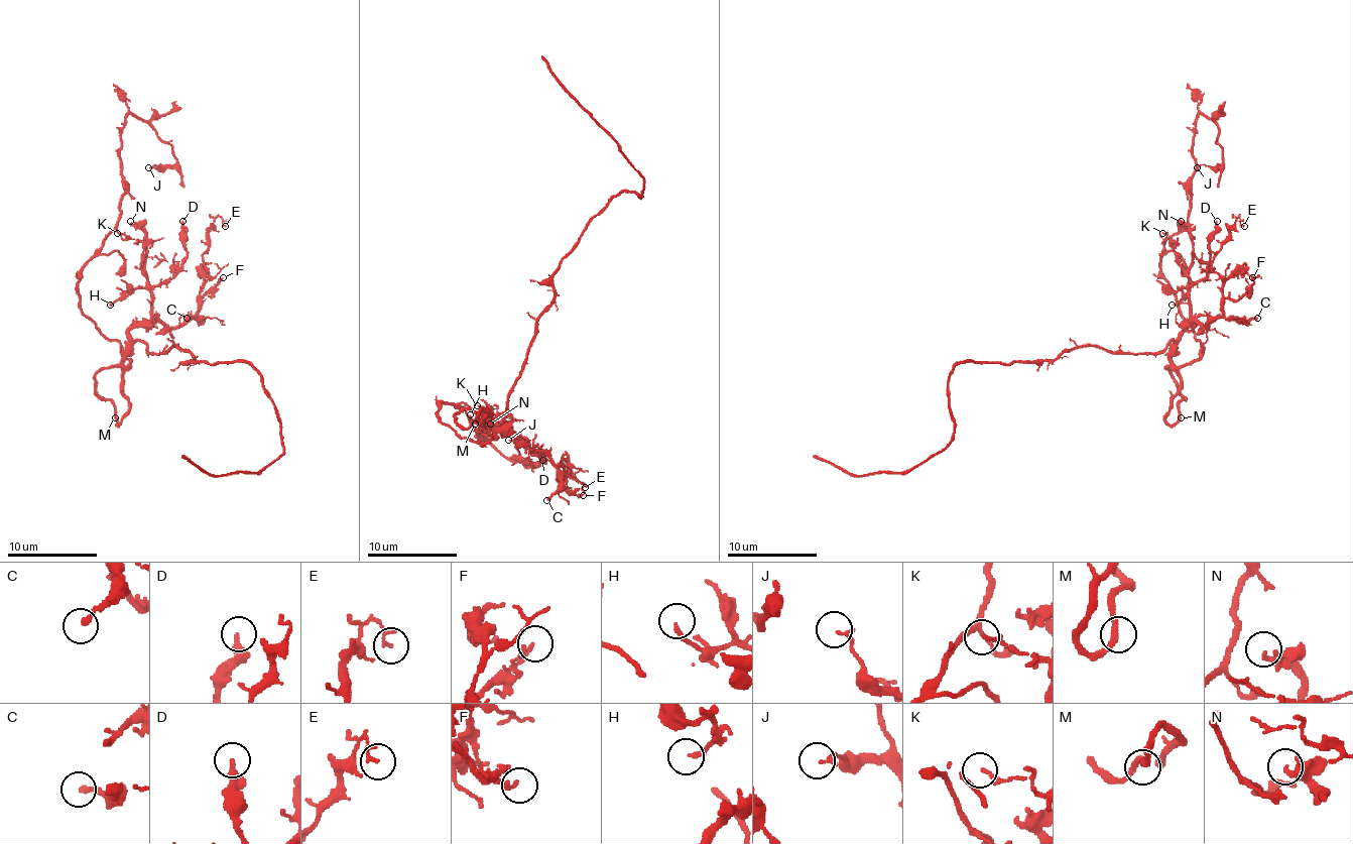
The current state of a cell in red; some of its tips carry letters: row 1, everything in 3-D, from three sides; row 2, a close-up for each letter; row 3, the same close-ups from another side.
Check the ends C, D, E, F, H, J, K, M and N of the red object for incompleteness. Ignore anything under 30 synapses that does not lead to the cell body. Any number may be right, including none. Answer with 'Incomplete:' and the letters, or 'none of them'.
Incomplete: none of them

